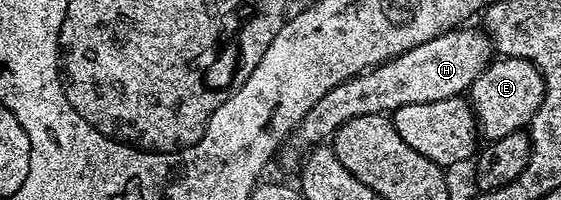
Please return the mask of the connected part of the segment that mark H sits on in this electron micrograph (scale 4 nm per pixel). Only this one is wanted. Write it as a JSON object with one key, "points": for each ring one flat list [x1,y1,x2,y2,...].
{"points":[[460,27,429,39,417,47,407,49,390,61,382,61,370,71,364,71,333,87,306,113,305,119,296,127,296,132,281,149,279,159,287,169,300,166,305,152,316,148,349,119,361,115,394,113,413,103,440,102,443,99,462,96,474,81,487,70,493,60,493,42,482,28]]}

